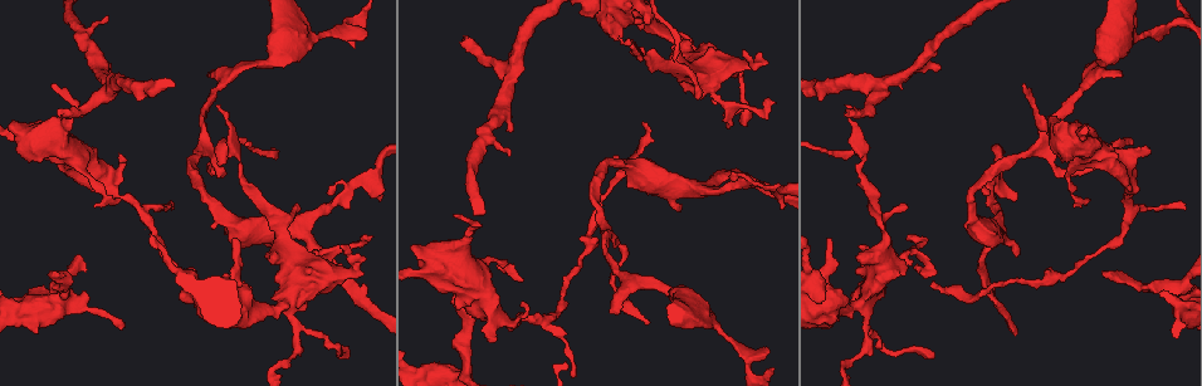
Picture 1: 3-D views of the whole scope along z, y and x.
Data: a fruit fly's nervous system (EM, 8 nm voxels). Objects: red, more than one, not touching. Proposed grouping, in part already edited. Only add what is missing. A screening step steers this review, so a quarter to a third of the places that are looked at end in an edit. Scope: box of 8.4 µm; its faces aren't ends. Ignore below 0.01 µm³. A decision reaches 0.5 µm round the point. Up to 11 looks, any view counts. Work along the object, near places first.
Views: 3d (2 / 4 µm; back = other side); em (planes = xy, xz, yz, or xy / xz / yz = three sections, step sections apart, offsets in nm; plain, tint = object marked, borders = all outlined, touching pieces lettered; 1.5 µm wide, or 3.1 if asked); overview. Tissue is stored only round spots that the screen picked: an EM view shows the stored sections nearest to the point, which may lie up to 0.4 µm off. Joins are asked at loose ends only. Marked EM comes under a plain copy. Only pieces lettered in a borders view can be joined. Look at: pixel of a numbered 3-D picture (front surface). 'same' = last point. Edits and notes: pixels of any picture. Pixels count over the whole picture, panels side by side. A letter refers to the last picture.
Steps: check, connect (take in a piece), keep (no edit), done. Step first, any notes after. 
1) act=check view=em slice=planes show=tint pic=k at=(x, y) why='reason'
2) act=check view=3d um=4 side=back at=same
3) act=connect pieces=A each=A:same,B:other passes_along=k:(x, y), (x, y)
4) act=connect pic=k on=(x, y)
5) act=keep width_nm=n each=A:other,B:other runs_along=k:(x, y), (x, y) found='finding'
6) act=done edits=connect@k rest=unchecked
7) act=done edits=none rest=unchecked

act=check view=3d um=2 pic=1 at=(697, 97) why='tapers out'

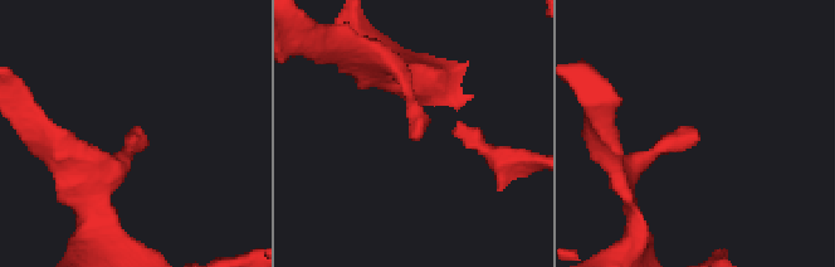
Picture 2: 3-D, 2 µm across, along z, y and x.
act=check view=em slice=xz step=4 show=borders pic=2 at=(699, 134) why='shape alone is not enough'

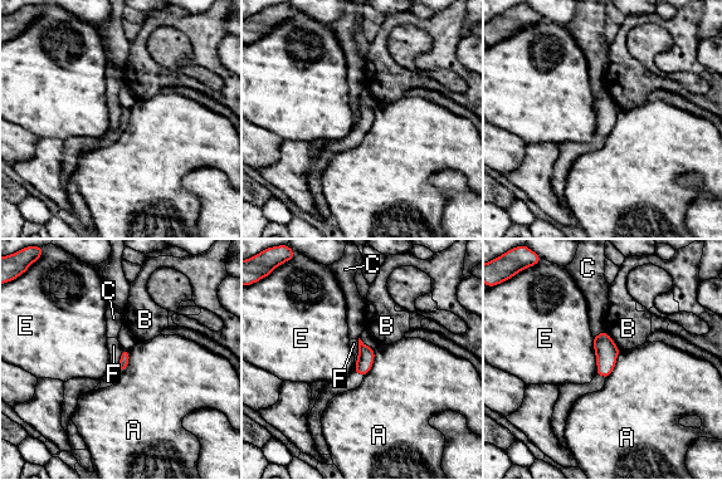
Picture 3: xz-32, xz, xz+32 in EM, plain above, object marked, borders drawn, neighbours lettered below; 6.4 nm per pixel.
act=keep longest_contact=E:240nm each=A:other,B:other,C:other,E:other,F:other found='none of them fits'

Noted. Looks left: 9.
act=check view=em slice=planes show=tint pic=1 at=(848, 301) why='thick end'

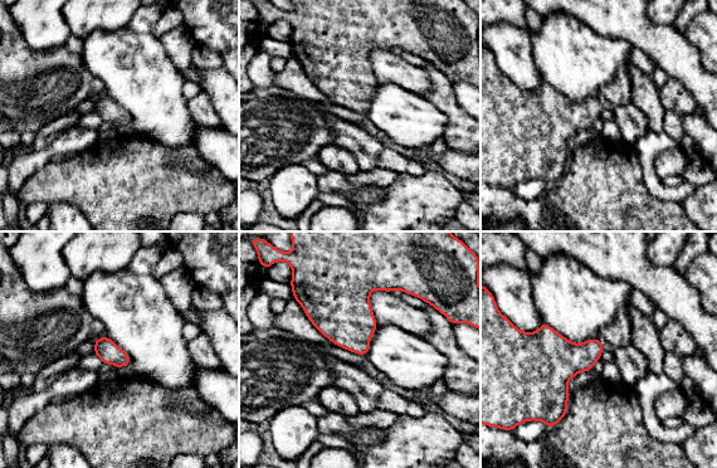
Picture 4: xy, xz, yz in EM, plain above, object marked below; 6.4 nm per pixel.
act=check view=em slice=planes show=borders at=same why='what lies round it'

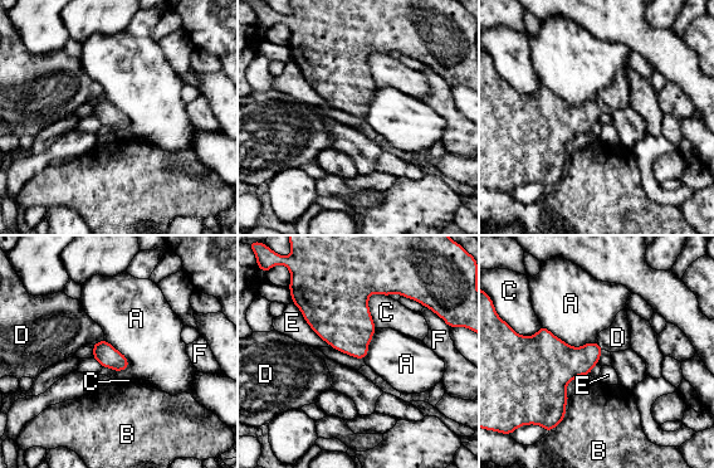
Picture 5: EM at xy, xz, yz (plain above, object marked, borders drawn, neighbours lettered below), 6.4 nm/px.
act=keep longest_contact=E:400nm each=A:other,B:other,C:other,D:other,E:other,F:other border=5:(542, 325), (570, 345), (598, 345) found='no lettered piece goes on from it'

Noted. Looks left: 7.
act=check view=em slice=xy step=4 show=tint pic=1 at=(512, 131) why='branch stops here'

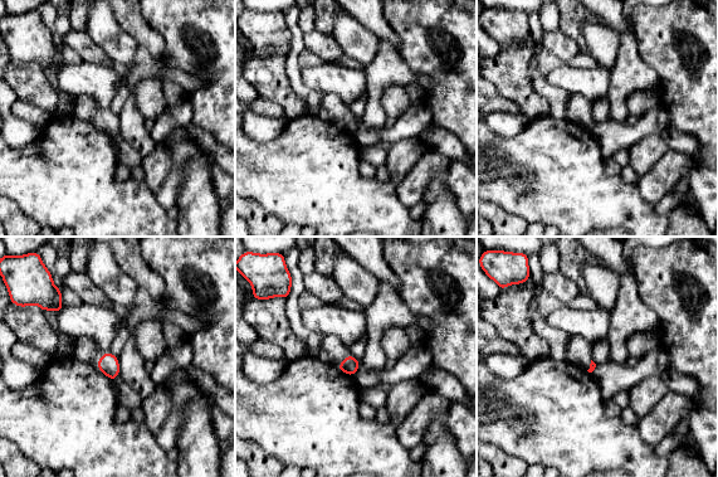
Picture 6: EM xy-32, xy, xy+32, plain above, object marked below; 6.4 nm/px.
act=check view=em slice=xz step=4 show=borders at=same why='cut it another way'

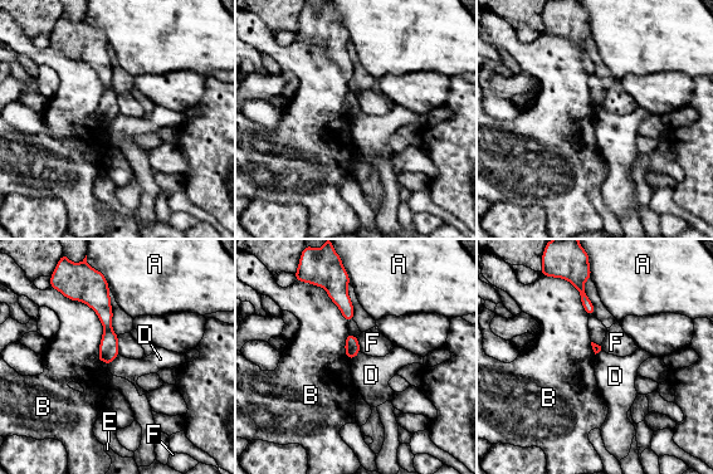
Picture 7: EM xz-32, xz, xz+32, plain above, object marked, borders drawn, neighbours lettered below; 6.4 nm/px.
act=keep longest_contact=B:500nm each=A:other,B:other,D:other,E:other,F:other found='no lettered piece goes on from it'

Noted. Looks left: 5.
act=check view=3d um=2 pic=1 at=(1150, 151)

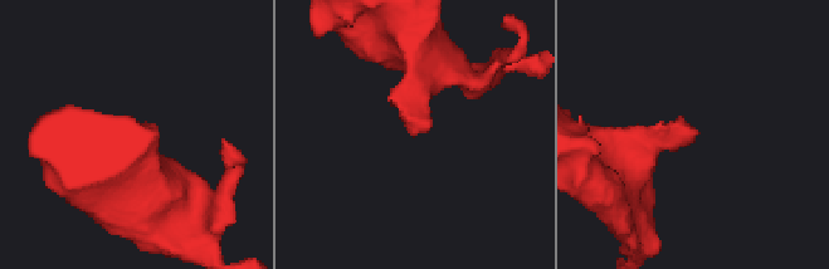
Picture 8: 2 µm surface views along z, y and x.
act=check view=em slice=yz step=4 show=borders pic=8 at=(415, 130)

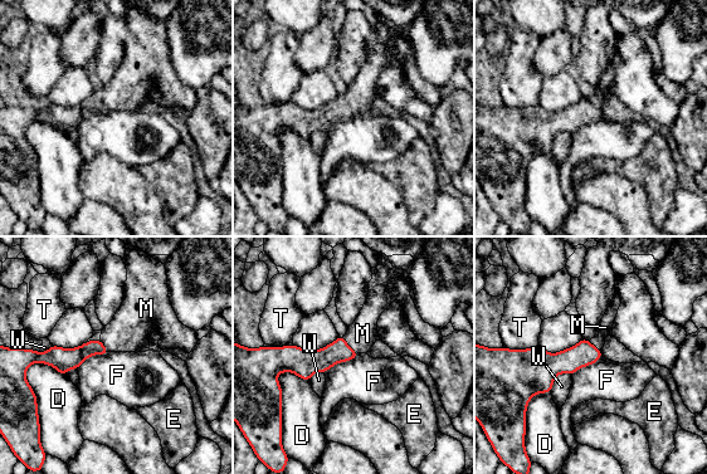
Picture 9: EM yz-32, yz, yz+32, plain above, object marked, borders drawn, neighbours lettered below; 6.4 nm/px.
act=check view=em slice=planes show=borders at=same

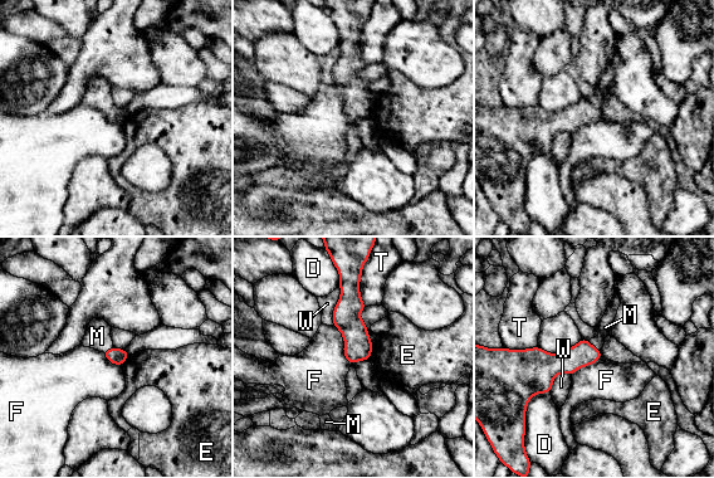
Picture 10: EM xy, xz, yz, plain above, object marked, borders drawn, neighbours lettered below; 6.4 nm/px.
act=connect pieces=M each=D:other,E:other,F:other,M:same,T:other,W:other passes_along=10:(583, 354), (593, 347), (605, 327) found='it goes on there'

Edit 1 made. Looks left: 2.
act=done edits=connect@10 rest=unchecked

